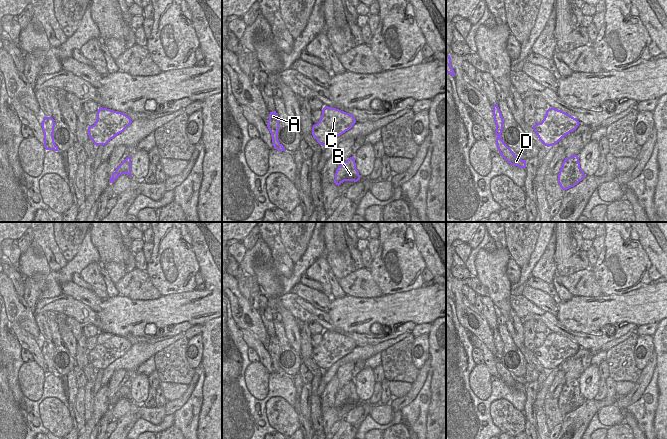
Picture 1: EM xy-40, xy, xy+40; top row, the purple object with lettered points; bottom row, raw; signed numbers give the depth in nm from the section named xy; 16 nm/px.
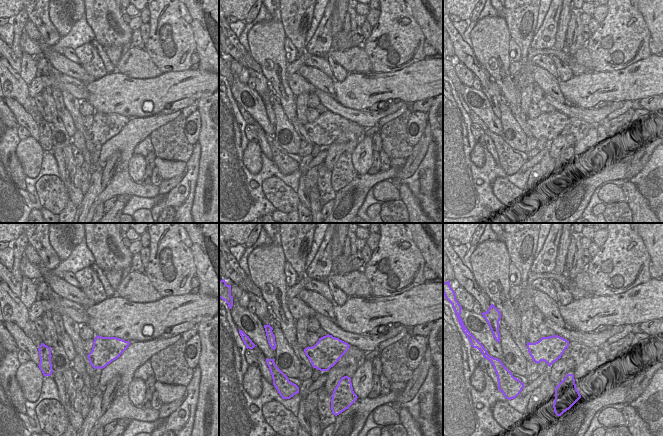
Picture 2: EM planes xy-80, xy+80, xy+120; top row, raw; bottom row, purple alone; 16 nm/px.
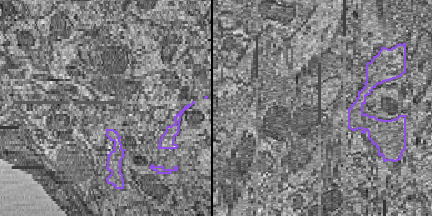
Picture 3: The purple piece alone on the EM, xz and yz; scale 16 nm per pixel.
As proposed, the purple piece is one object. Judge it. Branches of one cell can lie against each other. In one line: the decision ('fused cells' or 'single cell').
single cell

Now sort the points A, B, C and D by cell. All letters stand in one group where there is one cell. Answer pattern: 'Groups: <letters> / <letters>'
Groups: A B C D

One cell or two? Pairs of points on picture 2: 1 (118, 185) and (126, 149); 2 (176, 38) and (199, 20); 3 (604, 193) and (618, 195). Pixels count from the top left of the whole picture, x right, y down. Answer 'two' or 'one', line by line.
1: one
2: two
3: one

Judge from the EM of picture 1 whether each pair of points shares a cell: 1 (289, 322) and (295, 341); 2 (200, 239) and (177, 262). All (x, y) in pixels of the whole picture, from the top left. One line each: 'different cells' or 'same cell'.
1: same cell
2: different cells

